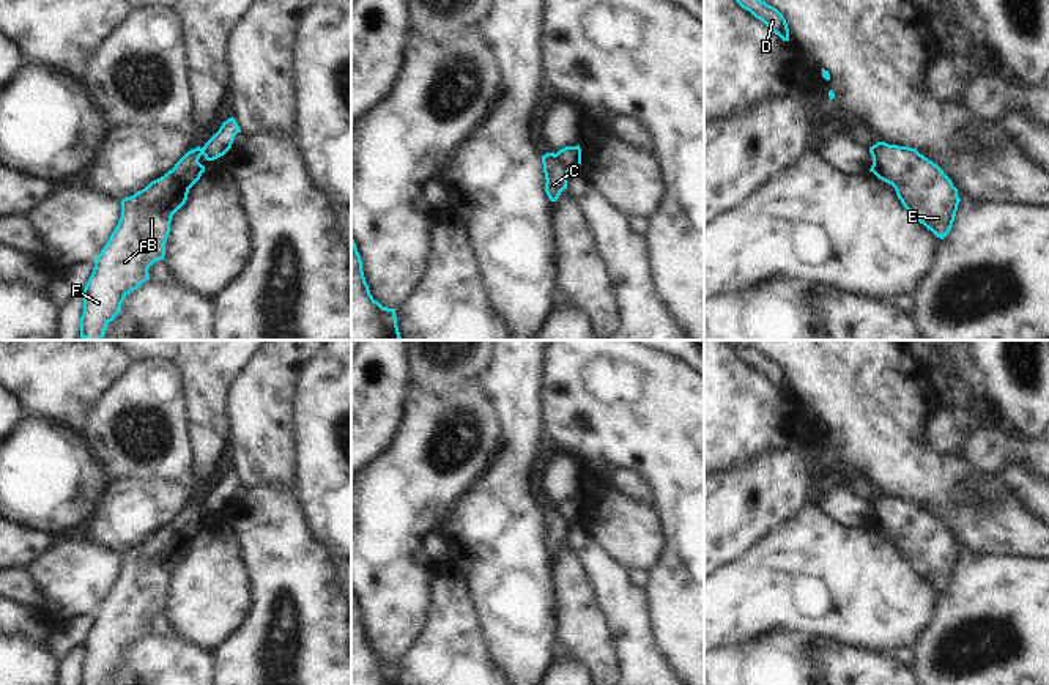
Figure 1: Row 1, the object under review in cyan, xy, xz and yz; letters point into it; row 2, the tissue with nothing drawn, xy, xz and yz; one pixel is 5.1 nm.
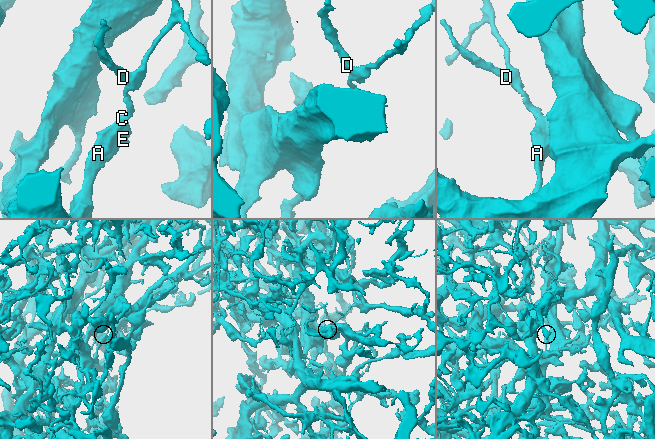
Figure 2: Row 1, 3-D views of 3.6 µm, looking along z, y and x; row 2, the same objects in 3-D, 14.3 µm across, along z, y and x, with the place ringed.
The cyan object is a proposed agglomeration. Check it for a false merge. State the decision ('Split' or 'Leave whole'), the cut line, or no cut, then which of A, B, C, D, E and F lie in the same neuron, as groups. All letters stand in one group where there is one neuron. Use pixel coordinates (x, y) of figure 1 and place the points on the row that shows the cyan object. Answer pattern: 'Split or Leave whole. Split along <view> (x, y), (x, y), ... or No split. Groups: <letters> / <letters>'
Split. Split along xz (555, 155), (569, 170). Groups: A B C E F / D.

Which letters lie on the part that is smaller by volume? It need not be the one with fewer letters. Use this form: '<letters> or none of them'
D

